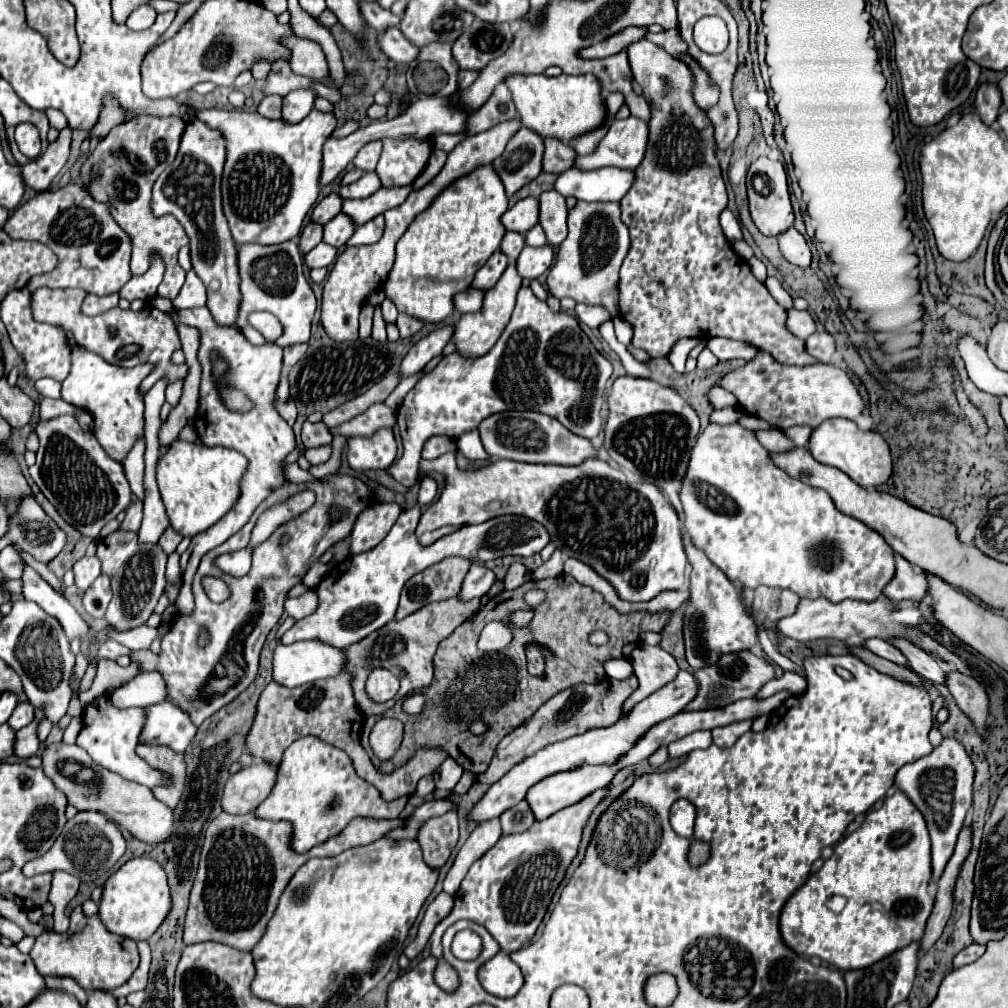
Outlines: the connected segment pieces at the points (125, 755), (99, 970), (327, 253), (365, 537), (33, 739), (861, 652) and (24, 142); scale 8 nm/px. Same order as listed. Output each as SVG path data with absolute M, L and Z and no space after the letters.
M99 694L91 704L83 710L83 728L77 736L77 744L89 752L91 760L111 772L117 772L125 780L143 784L147 788L155 788L161 784L171 784L171 776L163 770L151 768L143 758L135 754L135 744L139 742L139 732L143 730L145 708L115 708L107 694Z
M81 906L71 912L71 928L65 934L49 930L37 936L37 942L31 950L31 958L43 976L71 976L85 990L113 990L125 984L139 966L135 940L109 932L99 920L99 914L85 916Z
M319 242L305 256L305 262L307 262L309 268L321 268L321 266L331 266L335 258L337 258L337 248L329 248L325 242Z
M377 502L363 510L351 532L351 554L361 554L375 548L391 530L401 514L401 506L395 502Z
M35 708L35 718L33 722L27 726L27 728L21 728L17 732L17 738L15 738L15 756L19 758L29 758L29 756L35 756L37 750L39 750L39 738L37 738L37 726L39 722L45 718L45 710L43 708Z
M851 646L851 654L859 656L863 662L867 662L869 666L873 666L873 668L879 670L879 672L891 674L891 676L895 676L895 678L899 678L899 680L907 680L907 682L913 682L913 684L923 684L927 690L931 688L931 686L925 684L925 682L923 682L915 672L911 672L911 670L899 666L899 664L893 664L893 662L889 662L889 660L879 658L879 656L875 656L873 652L869 652L869 650L863 648L863 646Z
M19 125L15 129L15 141L19 150L23 152L29 159L37 157L41 152L41 141L39 133L29 133L29 129L19 129Z

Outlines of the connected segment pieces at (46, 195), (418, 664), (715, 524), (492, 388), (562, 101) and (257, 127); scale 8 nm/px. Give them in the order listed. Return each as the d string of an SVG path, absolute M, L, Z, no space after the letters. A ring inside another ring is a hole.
M69 182L59 190L39 192L23 202L9 214L3 232L15 240L43 242L59 258L53 272L29 280L27 288L31 292L39 288L81 288L105 296L119 292L119 288L131 278L131 240L127 238L127 232L123 232L113 220L107 204L97 204L97 200L77 182Z
M453 596L449 600L431 602L431 604L423 606L421 610L413 612L411 616L407 616L403 620L391 620L381 630L369 634L361 642L355 642L349 648L345 648L345 654L347 654L345 670L353 674L353 682L355 682L353 690L355 690L357 706L367 716L383 714L397 700L405 698L407 694L413 694L415 690L421 690L421 688L429 686L431 680L433 680L433 656L435 656L435 650L437 650L439 642L445 640L447 636L451 636L453 630L459 624L463 624L477 608L479 608L479 600L477 598L469 600L469 602L463 602L463 600L459 600L459 596ZM397 666L405 672L405 676L401 676L399 694L393 700L389 700L389 702L373 702L367 696L367 692L365 692L365 680L369 678L371 668L397 668Z
M709 424L705 432L699 434L683 476L679 498L687 536L735 586L757 588L763 584L791 590L799 598L827 598L831 602L853 598L873 602L893 578L893 550L883 536L863 522L839 512L831 496L821 488L811 488L779 470L769 452L759 444L755 432L745 430L739 424Z
M521 288L517 294L515 310L513 310L509 324L505 326L497 344L485 356L481 356L479 360L461 360L461 356L455 356L455 354L445 356L429 374L425 374L413 386L413 390L409 390L403 404L399 406L399 414L397 414L401 444L405 438L403 456L389 468L389 474L397 482L401 482L405 488L413 488L417 484L417 476L419 476L421 448L423 448L425 460L435 460L445 452L457 450L455 438L459 438L461 434L465 434L469 430L475 430L485 416L491 416L491 414L503 412L503 410L543 412L543 414L549 414L555 420L559 420L573 434L579 434L583 438L593 438L593 436L601 434L601 416L599 416L601 398L603 398L603 390L607 388L611 370L613 370L611 362L595 350L595 346L591 344L587 334L581 330L581 326L573 314L551 312L549 306L531 292L531 288Z
M562 73L561 76L555 76L555 78L549 78L545 74L531 74L531 76L515 74L515 76L509 76L507 88L509 88L509 92L515 100L515 108L517 108L521 124L527 126L527 128L533 128L537 134L547 136L547 138L571 140L571 138L583 134L583 132L597 128L605 120L605 114L603 114L605 106L603 106L603 100L601 100L601 84L593 74L572 76Z
M203 110L197 114L199 120L207 122L211 128L217 128L221 130L223 138L227 140L227 162L225 162L225 170L223 170L223 210L225 210L225 216L229 220L229 228L231 228L231 234L233 234L233 240L237 246L243 246L243 244L263 244L263 246L269 246L269 244L281 244L281 242L287 242L291 238L295 238L303 226L303 218L307 216L307 212L313 208L313 204L317 202L317 196L319 196L319 172L321 172L321 150L323 150L323 144L325 140L331 136L331 132L335 130L337 126L337 120L333 116L333 112L319 112L319 110L313 110L309 112L307 118L303 118L301 122L297 124L287 124L285 120L269 120L265 116L261 116L257 110L235 110L235 112L225 112L225 110Z

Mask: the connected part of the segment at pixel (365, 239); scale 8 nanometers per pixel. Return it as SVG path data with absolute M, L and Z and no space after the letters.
M375 216L373 220L369 220L367 224L361 224L355 228L355 234L351 236L351 240L347 240L345 246L363 246L363 244L375 244L385 230L385 222L383 216Z

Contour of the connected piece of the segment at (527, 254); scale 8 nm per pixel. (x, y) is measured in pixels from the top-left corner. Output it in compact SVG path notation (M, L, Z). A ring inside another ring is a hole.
M525 246L515 264L517 264L517 272L521 278L535 280L543 272L549 270L551 262L553 262L553 252L549 246L541 246L541 248Z

